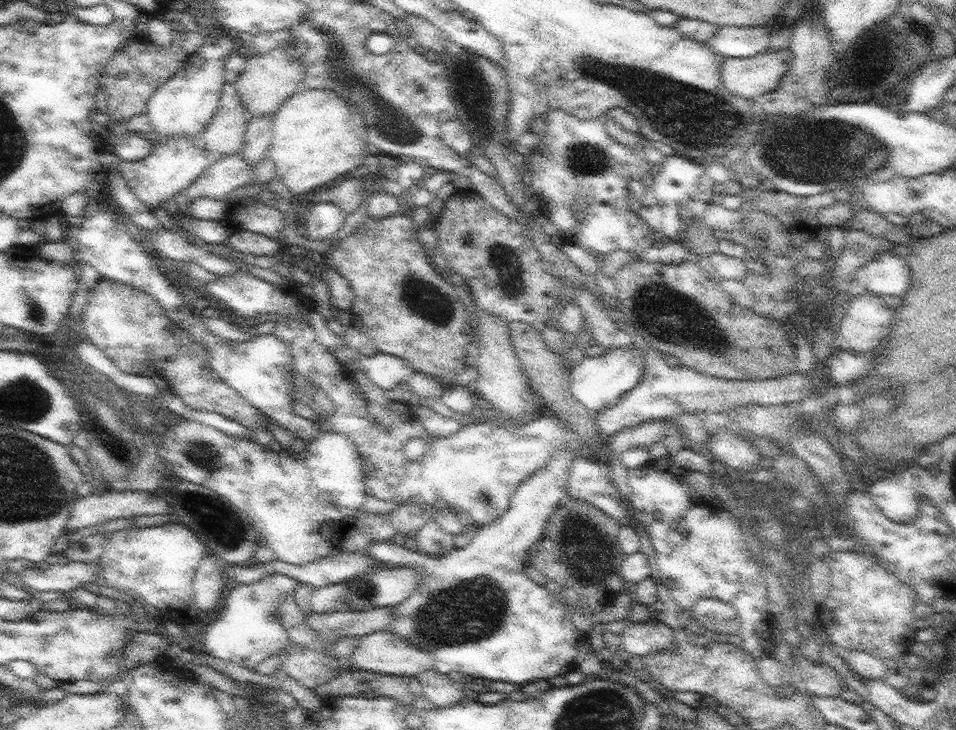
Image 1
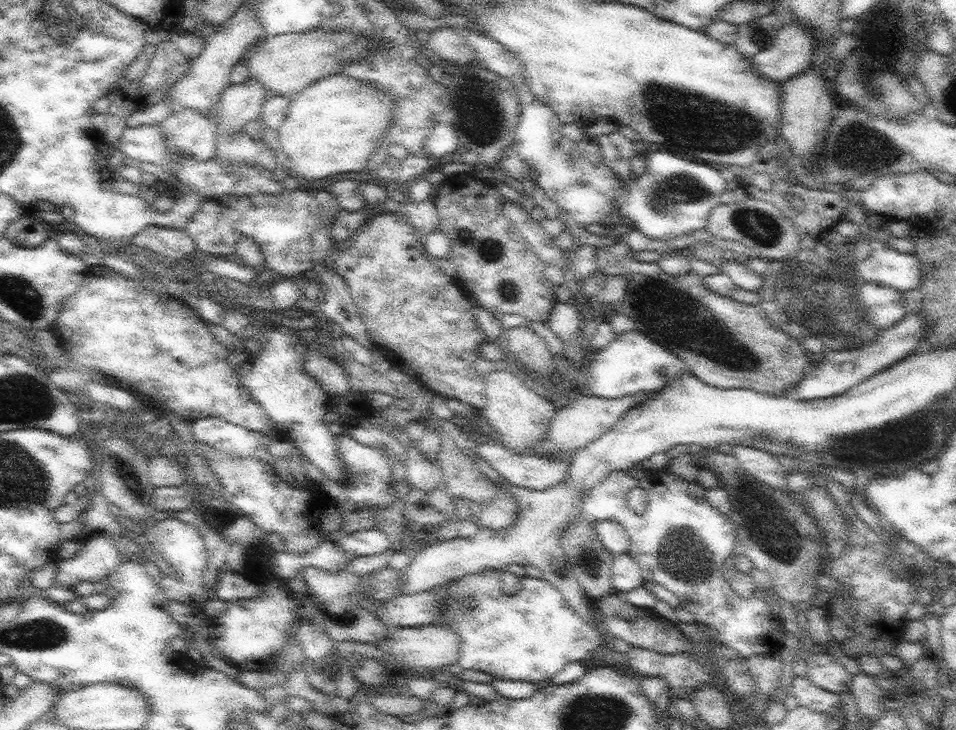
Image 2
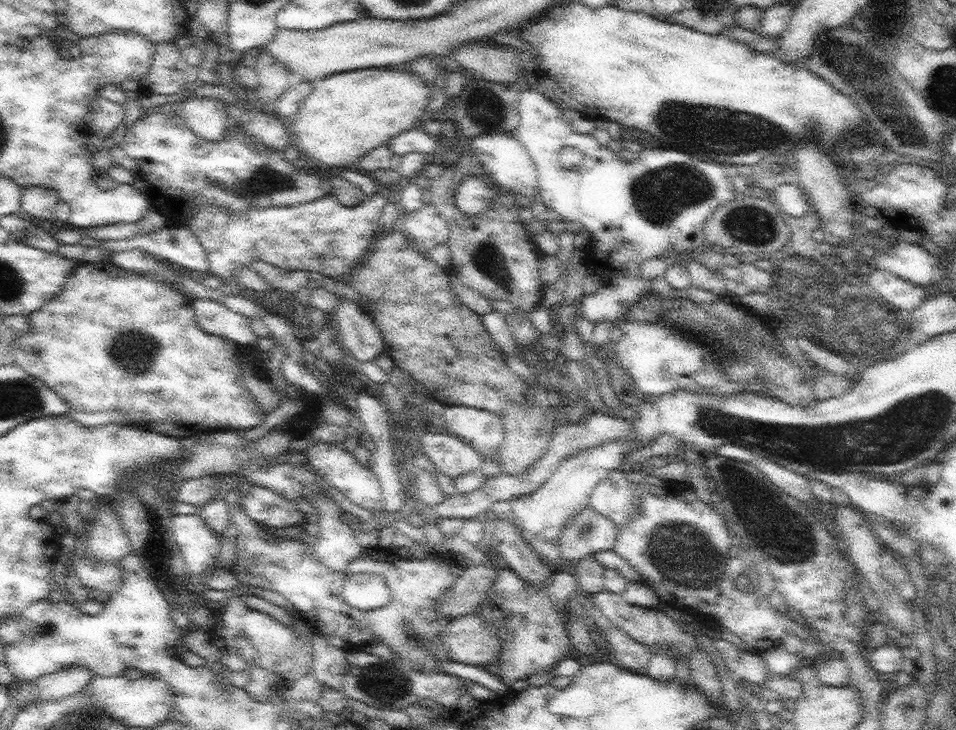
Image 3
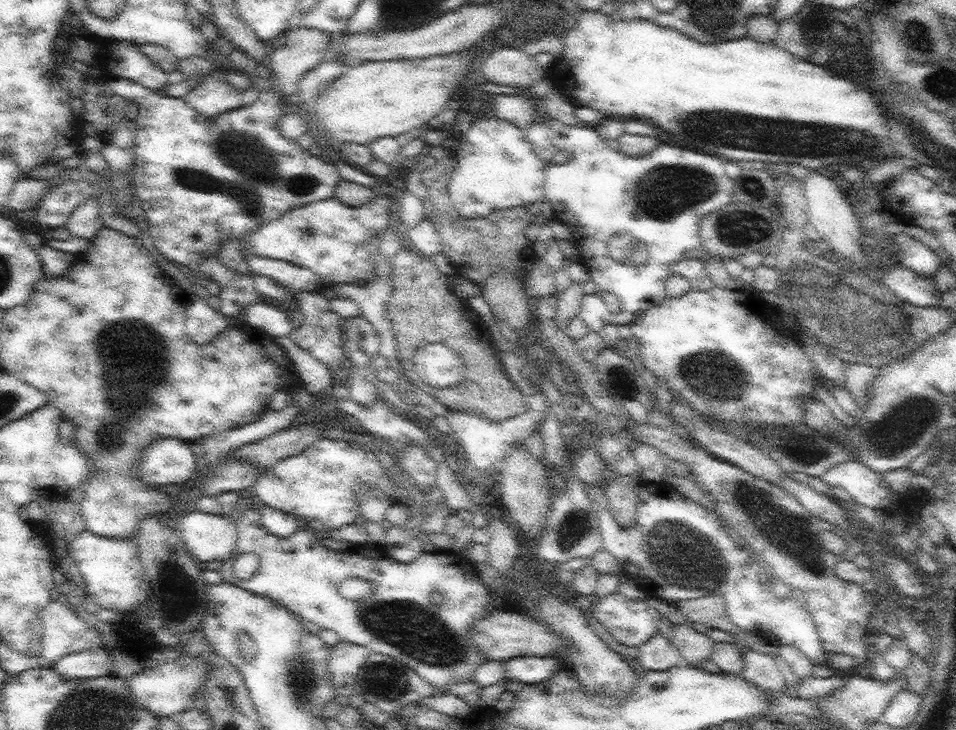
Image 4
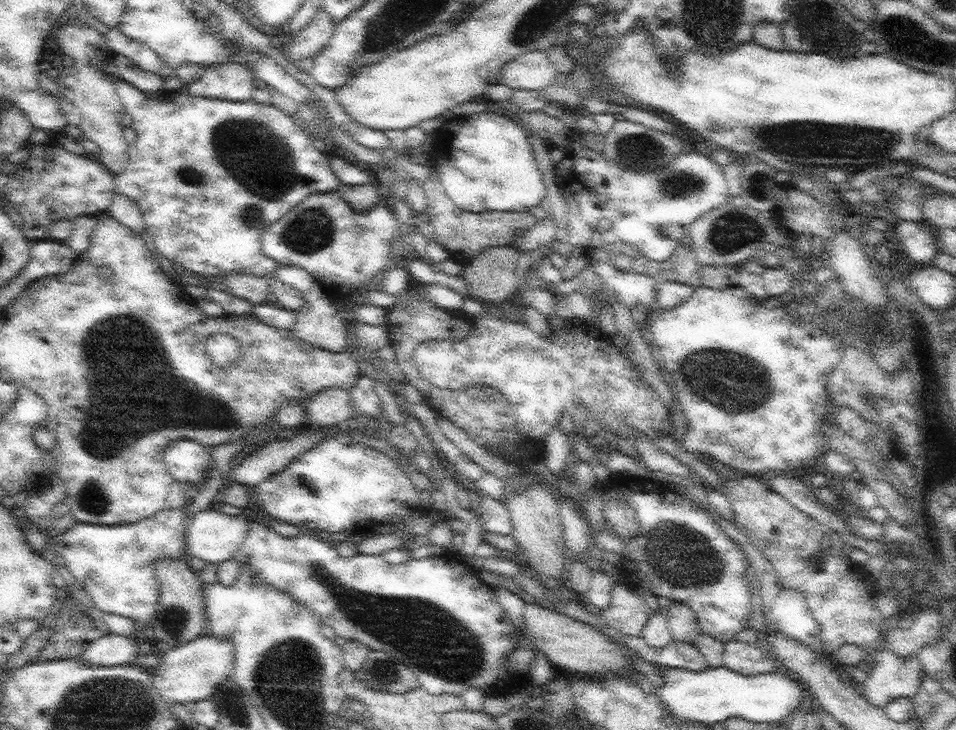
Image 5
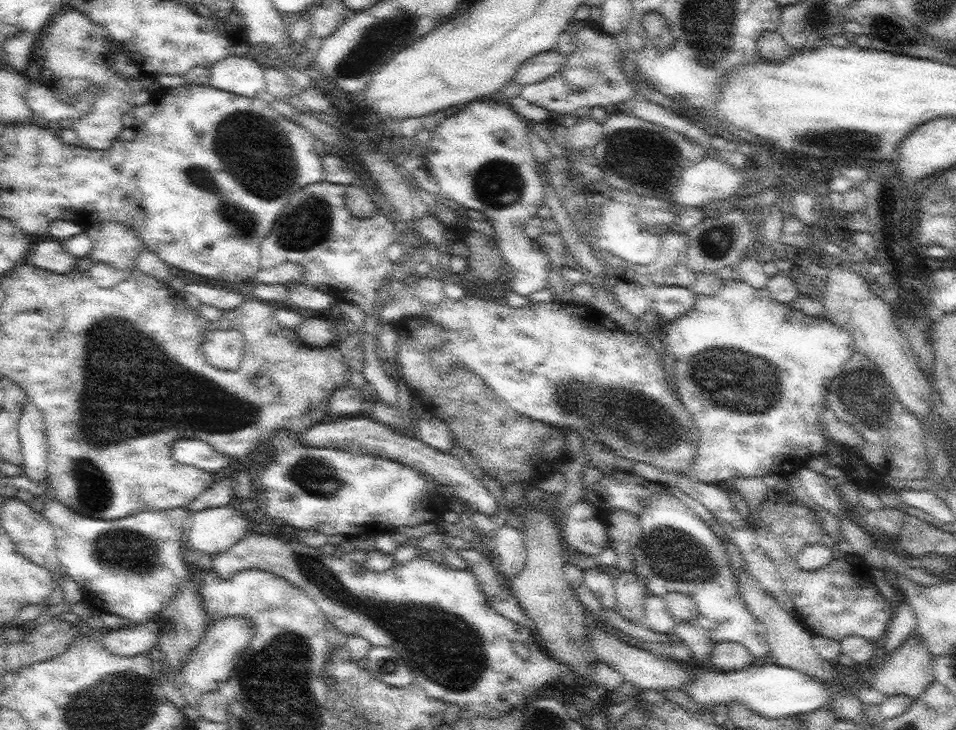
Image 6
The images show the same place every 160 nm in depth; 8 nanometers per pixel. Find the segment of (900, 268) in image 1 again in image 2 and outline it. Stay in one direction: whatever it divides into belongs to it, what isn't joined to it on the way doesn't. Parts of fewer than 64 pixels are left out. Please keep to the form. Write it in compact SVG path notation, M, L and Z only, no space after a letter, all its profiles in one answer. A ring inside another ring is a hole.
M876 238L870 244L870 256L858 264L858 272L865 281L879 282L902 292L921 288L922 265L914 253L902 254Z

